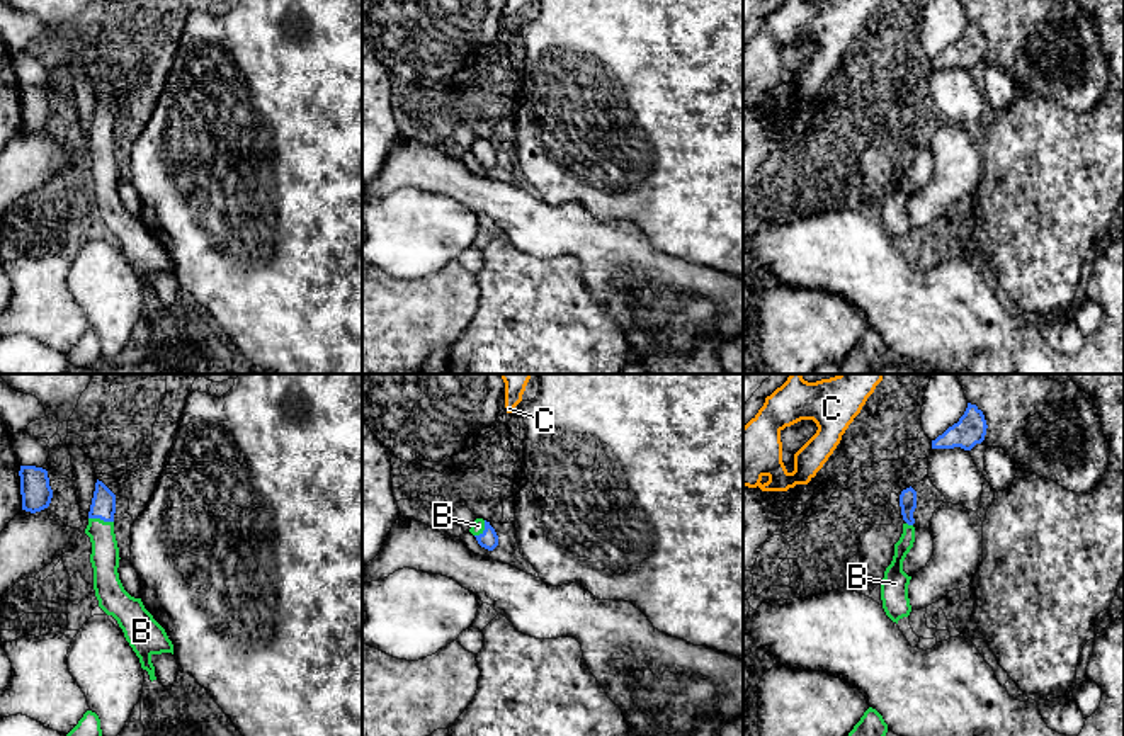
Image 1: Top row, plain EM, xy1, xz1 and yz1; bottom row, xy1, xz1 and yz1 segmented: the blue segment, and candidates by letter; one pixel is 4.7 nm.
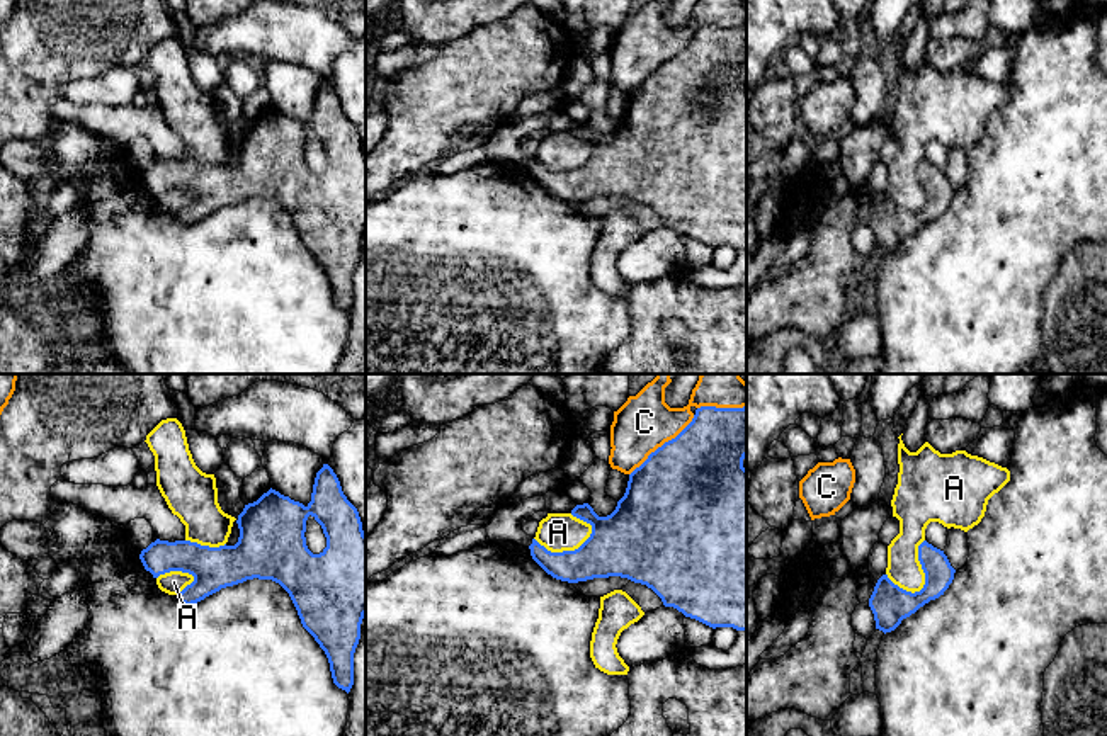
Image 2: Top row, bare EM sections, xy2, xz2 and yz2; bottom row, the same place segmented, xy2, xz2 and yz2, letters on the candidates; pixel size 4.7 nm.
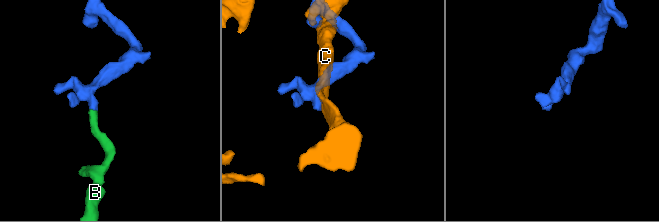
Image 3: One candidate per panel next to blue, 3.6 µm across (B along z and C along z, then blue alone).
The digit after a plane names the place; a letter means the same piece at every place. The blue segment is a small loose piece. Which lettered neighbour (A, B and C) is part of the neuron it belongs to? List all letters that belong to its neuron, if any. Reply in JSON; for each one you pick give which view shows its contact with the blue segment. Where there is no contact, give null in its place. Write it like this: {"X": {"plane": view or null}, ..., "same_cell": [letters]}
{"B": {"plane": "xy1"}, "same_cell": ["B"]}

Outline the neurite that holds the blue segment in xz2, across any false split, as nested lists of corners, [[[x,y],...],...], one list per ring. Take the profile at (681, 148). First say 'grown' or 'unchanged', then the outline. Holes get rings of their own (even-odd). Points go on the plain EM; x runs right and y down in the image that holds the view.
unchanged; [[[701,25],[692,41],[665,61],[629,93],[624,116],[607,136],[599,136],[588,122],[576,124],[571,134],[590,143],[590,156],[575,170],[551,172],[536,158],[529,165],[532,178],[553,197],[578,202],[593,197],[621,195],[646,204],[663,221],[685,236],[712,248],[747,250],[747,25]]]

